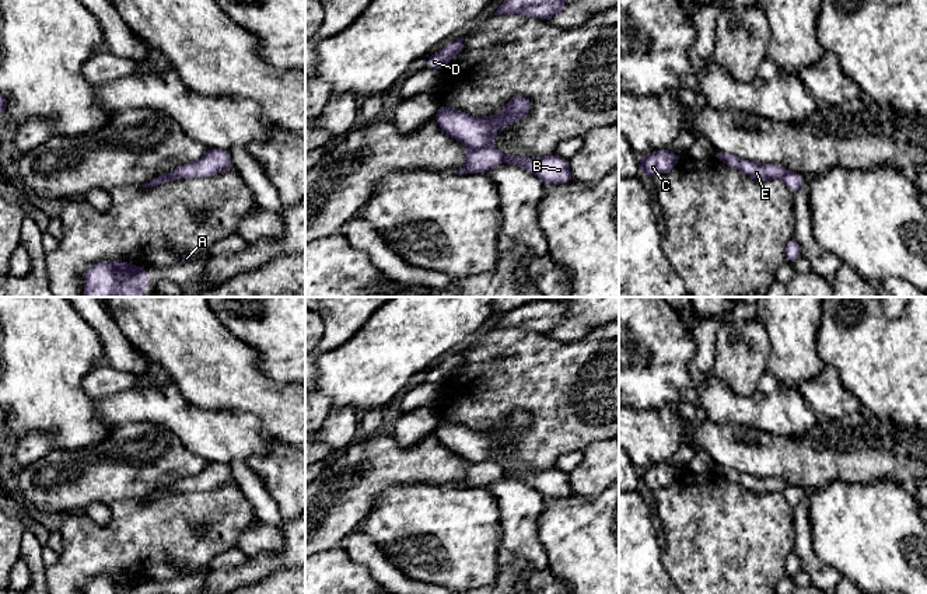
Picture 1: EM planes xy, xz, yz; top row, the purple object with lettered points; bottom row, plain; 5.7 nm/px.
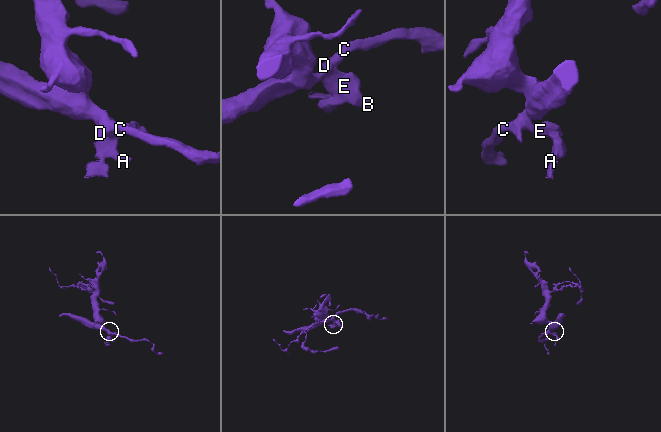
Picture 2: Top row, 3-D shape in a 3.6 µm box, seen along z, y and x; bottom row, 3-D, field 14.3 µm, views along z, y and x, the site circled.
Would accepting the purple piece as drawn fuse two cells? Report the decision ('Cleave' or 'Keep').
Cleave

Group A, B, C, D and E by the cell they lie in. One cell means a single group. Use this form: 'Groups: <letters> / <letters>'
Groups: A / B C D E

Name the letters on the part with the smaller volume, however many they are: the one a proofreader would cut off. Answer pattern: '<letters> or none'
A

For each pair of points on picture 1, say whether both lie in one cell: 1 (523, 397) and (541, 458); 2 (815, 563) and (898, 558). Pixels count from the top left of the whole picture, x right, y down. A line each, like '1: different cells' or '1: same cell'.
1: same cell
2: different cells

